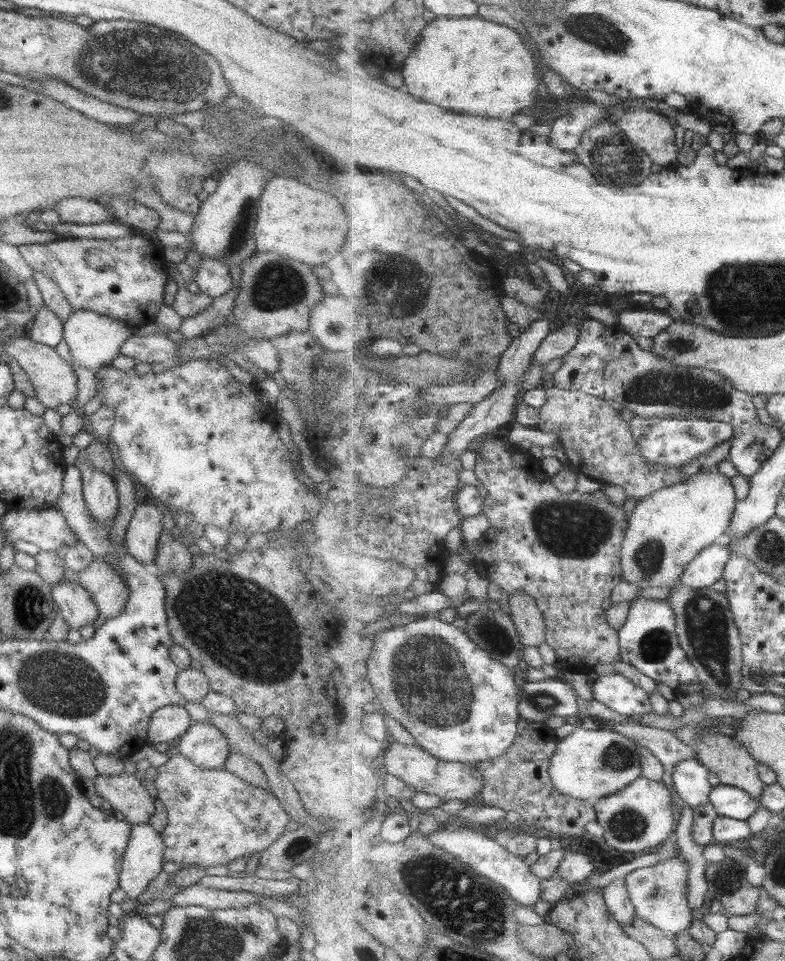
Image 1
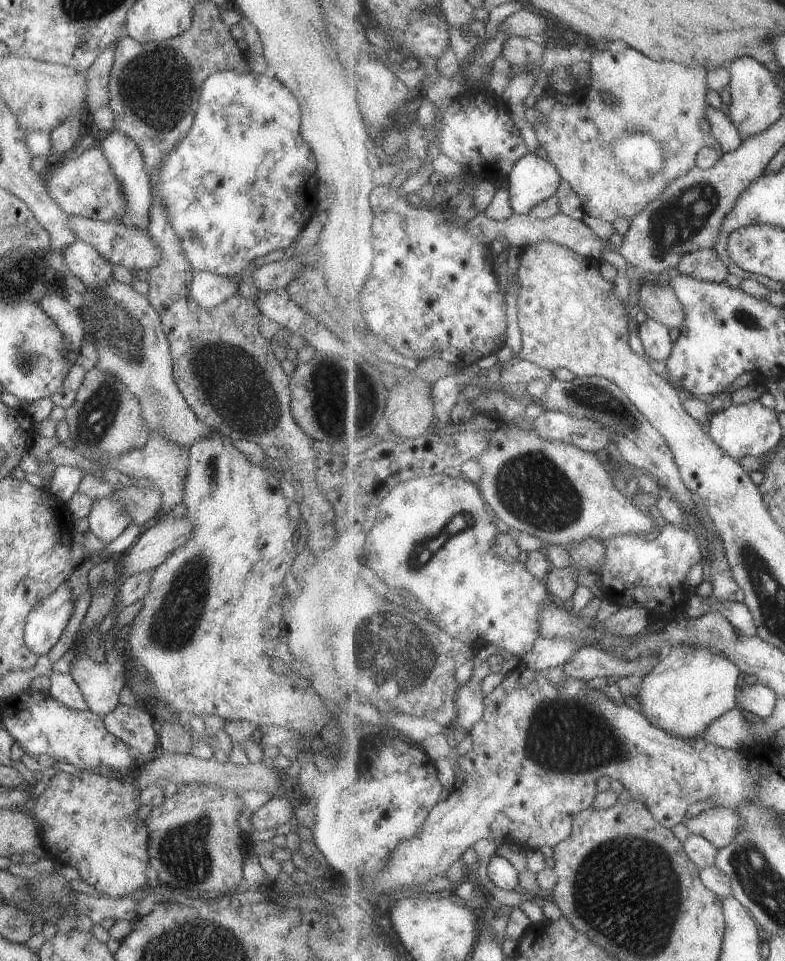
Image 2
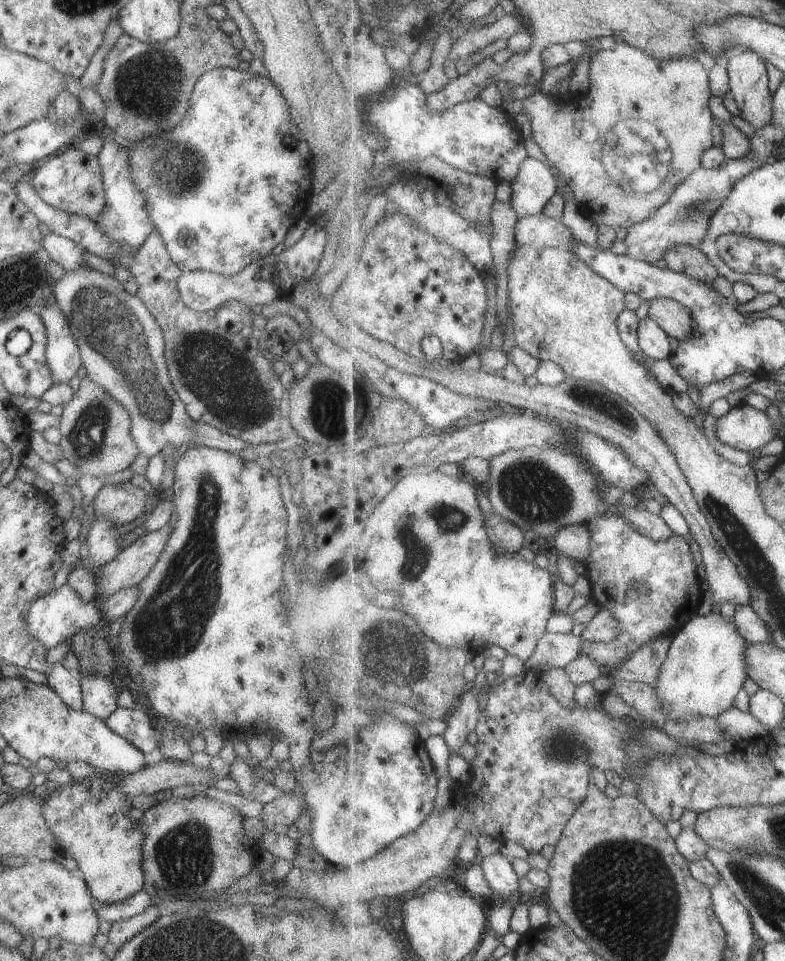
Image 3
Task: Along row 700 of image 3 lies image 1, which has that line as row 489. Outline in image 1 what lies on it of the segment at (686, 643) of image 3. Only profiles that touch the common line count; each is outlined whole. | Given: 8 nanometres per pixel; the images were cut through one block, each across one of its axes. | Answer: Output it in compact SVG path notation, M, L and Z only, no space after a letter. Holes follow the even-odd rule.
M718 468L709 472L700 471L681 484L668 486L640 499L629 517L626 540L622 544L622 580L636 584L639 588L663 588L680 584L686 568L702 550L725 540L738 501L733 484Z

